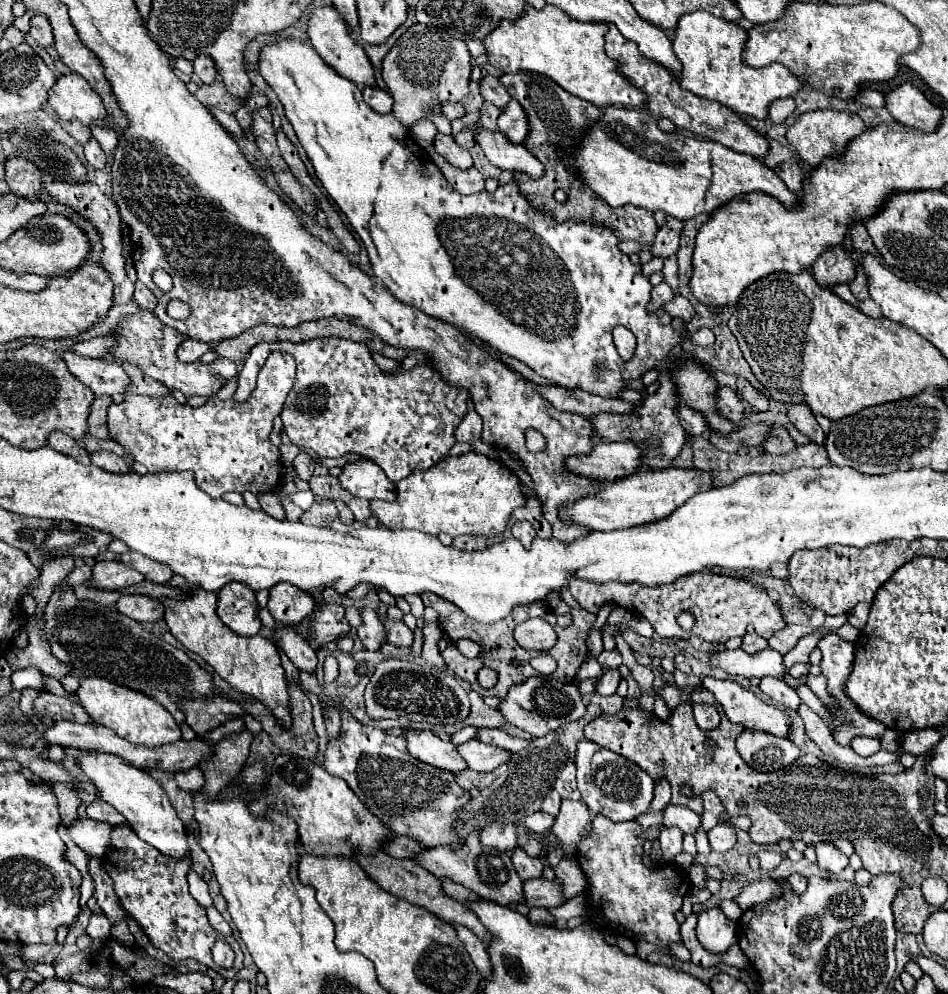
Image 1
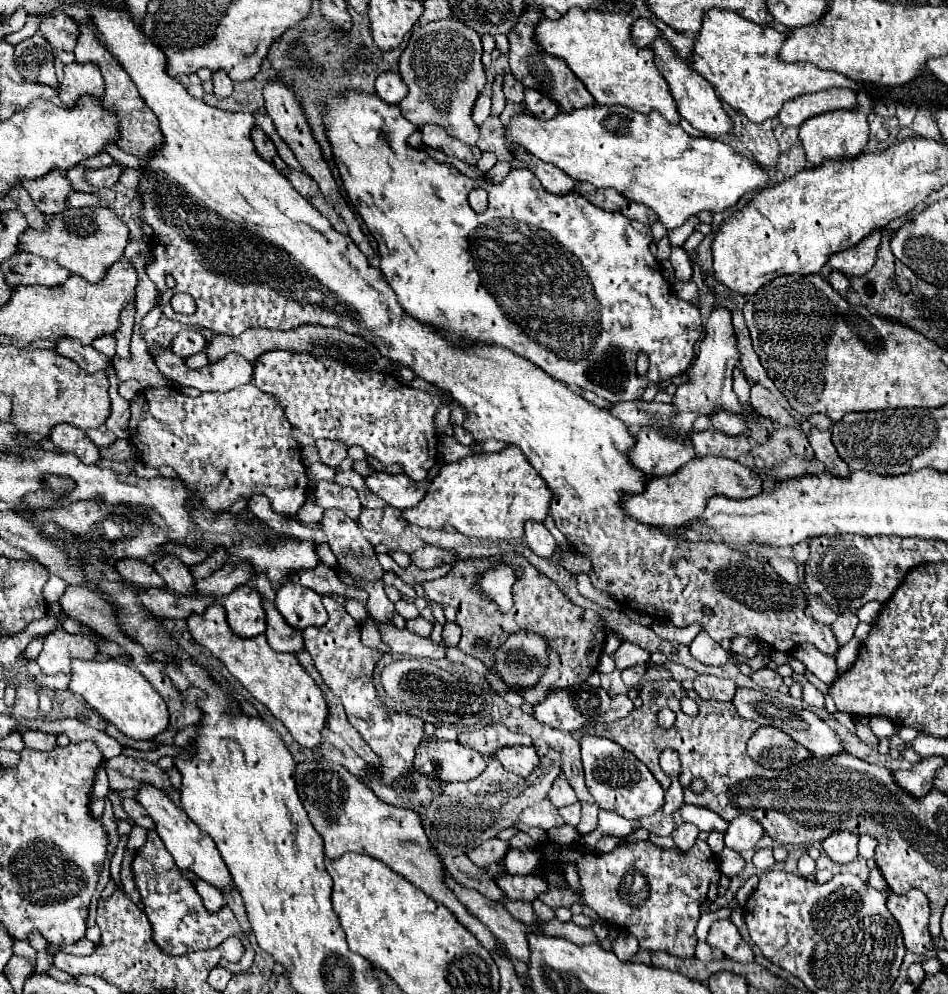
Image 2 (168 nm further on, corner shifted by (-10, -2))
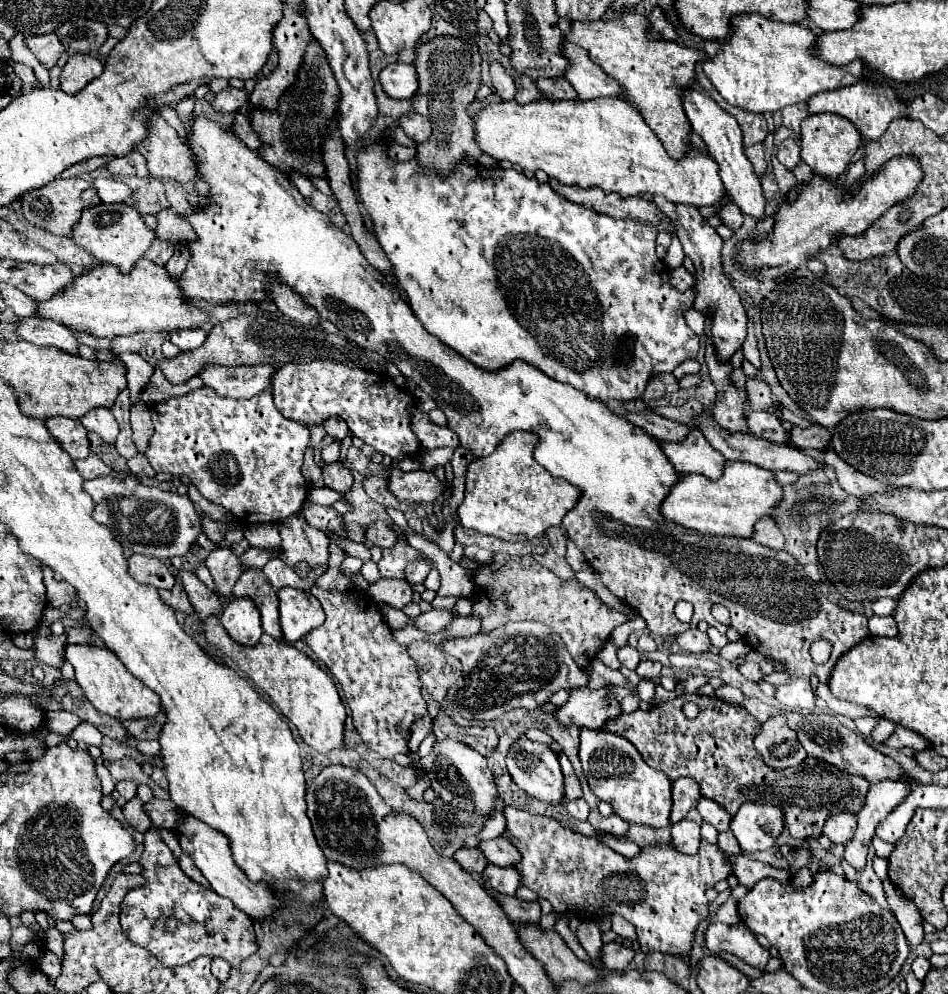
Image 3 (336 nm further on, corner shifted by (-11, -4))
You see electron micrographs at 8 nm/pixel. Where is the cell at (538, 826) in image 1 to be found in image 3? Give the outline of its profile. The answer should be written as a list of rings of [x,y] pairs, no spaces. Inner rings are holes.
[[[583,798],[573,800],[573,802],[567,802],[565,808],[567,808],[569,814],[571,814],[573,818],[577,818],[577,820],[587,820],[587,816],[589,816],[589,806],[587,806],[587,802],[585,802]]]

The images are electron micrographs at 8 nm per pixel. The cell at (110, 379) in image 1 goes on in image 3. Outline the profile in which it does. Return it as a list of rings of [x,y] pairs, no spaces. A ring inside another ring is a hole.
[[[19,318],[17,334],[37,346],[53,346],[67,354],[79,354],[79,340],[69,328],[57,322],[45,322],[39,318]]]

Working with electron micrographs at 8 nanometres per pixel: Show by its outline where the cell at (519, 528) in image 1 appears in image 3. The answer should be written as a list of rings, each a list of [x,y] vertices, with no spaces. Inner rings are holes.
[[[559,526],[547,530],[547,532],[545,532],[545,538],[547,538],[547,542],[551,544],[551,548],[555,550],[555,554],[565,556],[565,532],[563,532]]]

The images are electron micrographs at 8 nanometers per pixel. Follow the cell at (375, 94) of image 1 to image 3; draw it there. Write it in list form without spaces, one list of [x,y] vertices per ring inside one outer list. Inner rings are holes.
[[[389,64],[381,70],[379,82],[383,92],[395,100],[409,100],[417,90],[417,74],[411,64]]]

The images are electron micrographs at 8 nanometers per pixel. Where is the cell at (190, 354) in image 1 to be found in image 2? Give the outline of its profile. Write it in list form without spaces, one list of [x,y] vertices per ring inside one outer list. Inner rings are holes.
[[[180,330],[172,340],[172,352],[180,358],[188,358],[192,354],[202,352],[206,346],[206,338],[198,330]]]

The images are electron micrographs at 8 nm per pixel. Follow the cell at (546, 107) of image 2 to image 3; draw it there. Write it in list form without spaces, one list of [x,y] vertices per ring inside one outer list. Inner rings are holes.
[[[539,78],[537,86],[541,90],[541,94],[547,100],[553,102],[561,102],[561,100],[575,100],[575,90],[573,86],[567,82],[567,78]]]

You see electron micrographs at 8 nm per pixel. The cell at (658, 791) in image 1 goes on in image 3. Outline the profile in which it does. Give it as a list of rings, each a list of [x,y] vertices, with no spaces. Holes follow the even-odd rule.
[[[677,778],[673,782],[673,806],[671,806],[671,818],[669,822],[675,824],[685,818],[685,814],[697,804],[701,798],[699,784],[691,778]]]

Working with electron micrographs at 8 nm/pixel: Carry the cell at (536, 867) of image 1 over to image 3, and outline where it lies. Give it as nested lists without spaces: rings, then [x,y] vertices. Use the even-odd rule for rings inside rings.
[[[503,836],[481,842],[479,848],[483,850],[485,858],[495,866],[517,866],[519,862],[519,850],[515,850],[515,846],[511,846],[511,842],[507,842],[507,838]]]

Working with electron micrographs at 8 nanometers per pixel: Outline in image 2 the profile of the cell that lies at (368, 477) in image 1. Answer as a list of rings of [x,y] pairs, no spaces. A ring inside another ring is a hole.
[[[376,472],[366,478],[368,488],[386,500],[390,506],[398,510],[414,508],[426,494],[426,480],[414,482],[406,474],[386,474],[386,472]]]

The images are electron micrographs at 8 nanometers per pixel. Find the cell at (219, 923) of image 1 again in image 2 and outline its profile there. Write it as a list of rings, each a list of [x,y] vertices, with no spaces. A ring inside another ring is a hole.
[[[194,880],[194,888],[196,892],[202,896],[204,906],[208,912],[218,912],[218,908],[224,906],[224,898],[222,892],[218,888],[214,888],[212,884],[206,884],[204,880]]]

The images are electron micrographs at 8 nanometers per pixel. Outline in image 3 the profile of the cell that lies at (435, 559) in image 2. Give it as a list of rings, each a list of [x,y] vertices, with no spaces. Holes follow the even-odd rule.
[[[415,560],[415,562],[407,564],[407,568],[405,568],[405,578],[407,578],[407,582],[411,582],[411,584],[419,584],[419,582],[423,582],[423,578],[429,574],[431,568],[433,568],[433,566],[431,566],[427,560]]]

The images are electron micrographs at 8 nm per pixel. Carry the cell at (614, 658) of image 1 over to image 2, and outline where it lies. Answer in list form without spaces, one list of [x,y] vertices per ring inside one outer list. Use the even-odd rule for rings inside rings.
[[[624,640],[620,644],[620,648],[616,650],[616,654],[614,654],[614,660],[616,660],[616,668],[618,670],[626,670],[626,668],[632,668],[636,664],[648,662],[650,660],[650,654],[644,648],[640,648],[640,646]]]

